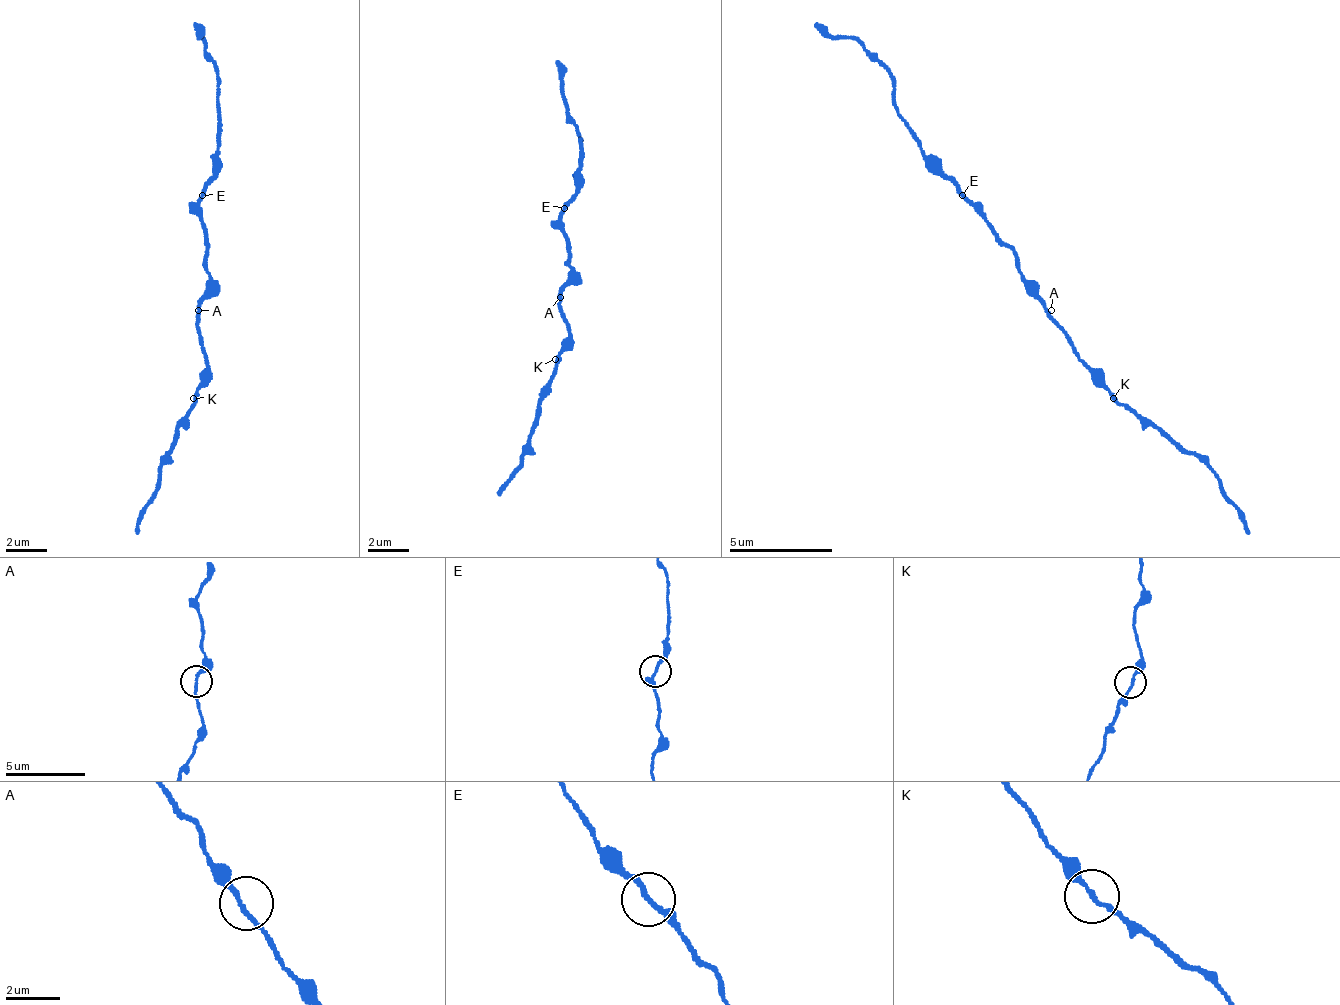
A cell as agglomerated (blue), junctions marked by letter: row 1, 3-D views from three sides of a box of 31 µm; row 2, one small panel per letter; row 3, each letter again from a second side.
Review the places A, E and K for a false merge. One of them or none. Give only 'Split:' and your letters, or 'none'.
Split: none

